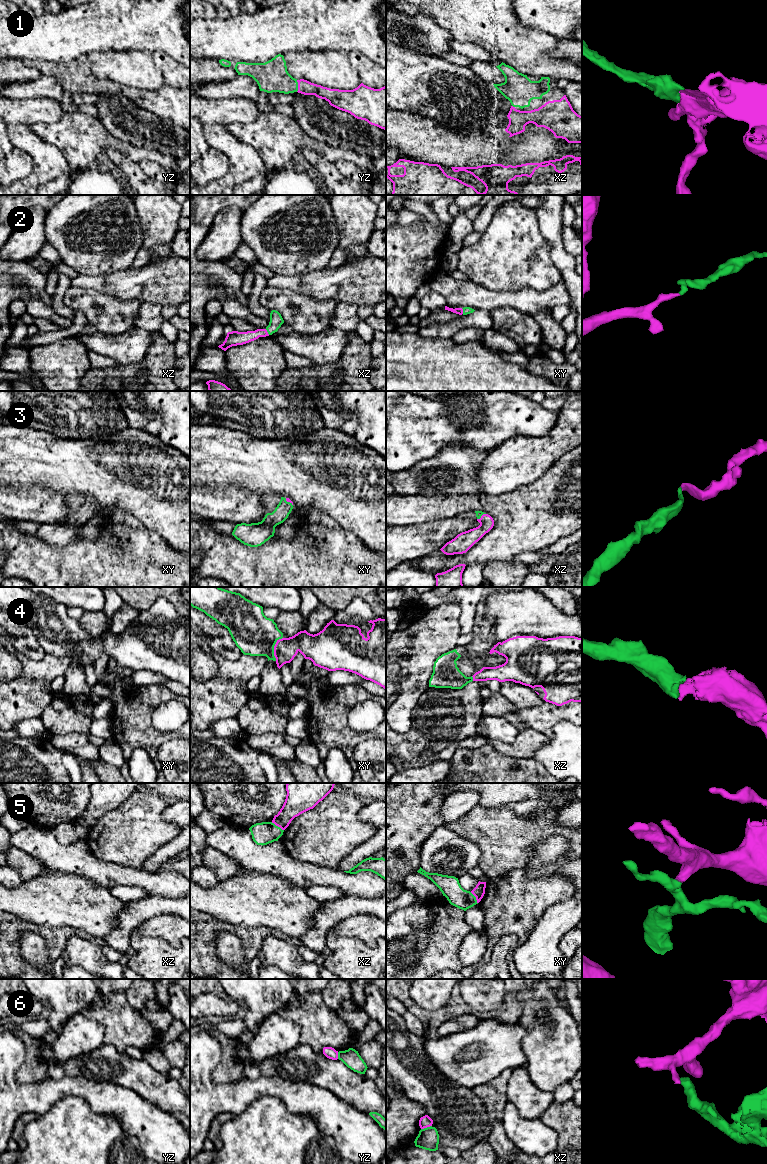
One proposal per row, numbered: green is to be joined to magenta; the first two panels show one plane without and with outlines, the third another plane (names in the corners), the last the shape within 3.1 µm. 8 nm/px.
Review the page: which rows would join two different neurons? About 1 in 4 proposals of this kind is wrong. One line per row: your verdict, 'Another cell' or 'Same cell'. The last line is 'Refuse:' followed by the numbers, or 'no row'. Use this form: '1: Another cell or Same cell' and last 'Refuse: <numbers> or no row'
1: Same cell
2: Same cell
3: Same cell
4: Same cell
5: Another cell
6: Another cell
Refuse: 5, 6

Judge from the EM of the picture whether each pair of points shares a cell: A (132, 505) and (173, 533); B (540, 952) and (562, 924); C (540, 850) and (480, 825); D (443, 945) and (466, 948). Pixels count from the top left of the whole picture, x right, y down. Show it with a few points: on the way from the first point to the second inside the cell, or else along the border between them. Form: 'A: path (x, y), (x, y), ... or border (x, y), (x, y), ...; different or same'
A: path (142, 505), (145, 505), (163, 523); same
B: path (543, 945), (555, 931); same
C: border (553, 835), (547, 836), (531, 847), (529, 869); different
D: border (472, 929), (459, 946), (458, 958), (462, 966); different

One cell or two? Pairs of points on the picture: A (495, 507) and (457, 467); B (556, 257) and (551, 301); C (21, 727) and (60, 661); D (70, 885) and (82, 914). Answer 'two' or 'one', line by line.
A: two
B: two
C: two
D: one

